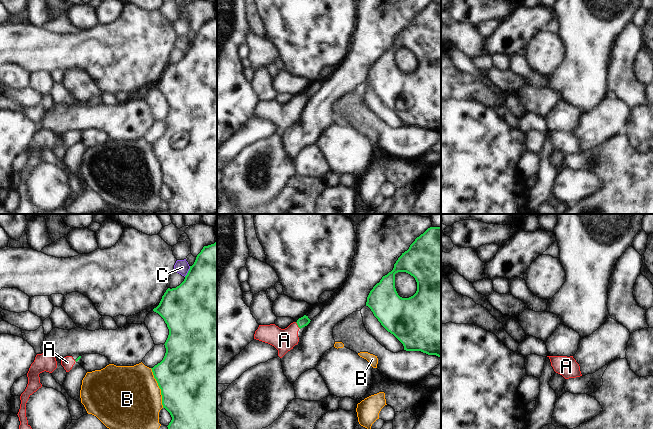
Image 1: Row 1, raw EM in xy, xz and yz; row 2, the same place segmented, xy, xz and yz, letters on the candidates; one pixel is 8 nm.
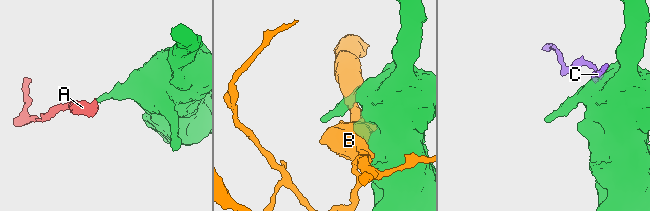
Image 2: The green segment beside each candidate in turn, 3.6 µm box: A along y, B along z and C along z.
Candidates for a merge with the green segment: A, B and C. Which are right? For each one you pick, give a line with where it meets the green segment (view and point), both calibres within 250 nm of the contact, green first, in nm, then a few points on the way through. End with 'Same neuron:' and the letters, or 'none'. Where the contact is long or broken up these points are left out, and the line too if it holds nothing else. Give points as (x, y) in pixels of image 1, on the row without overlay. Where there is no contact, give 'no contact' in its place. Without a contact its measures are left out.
A: xz (297, 100) | 80/180 nm | across xz (303, 97), (297, 100), (284, 116)
Same neuron: A

